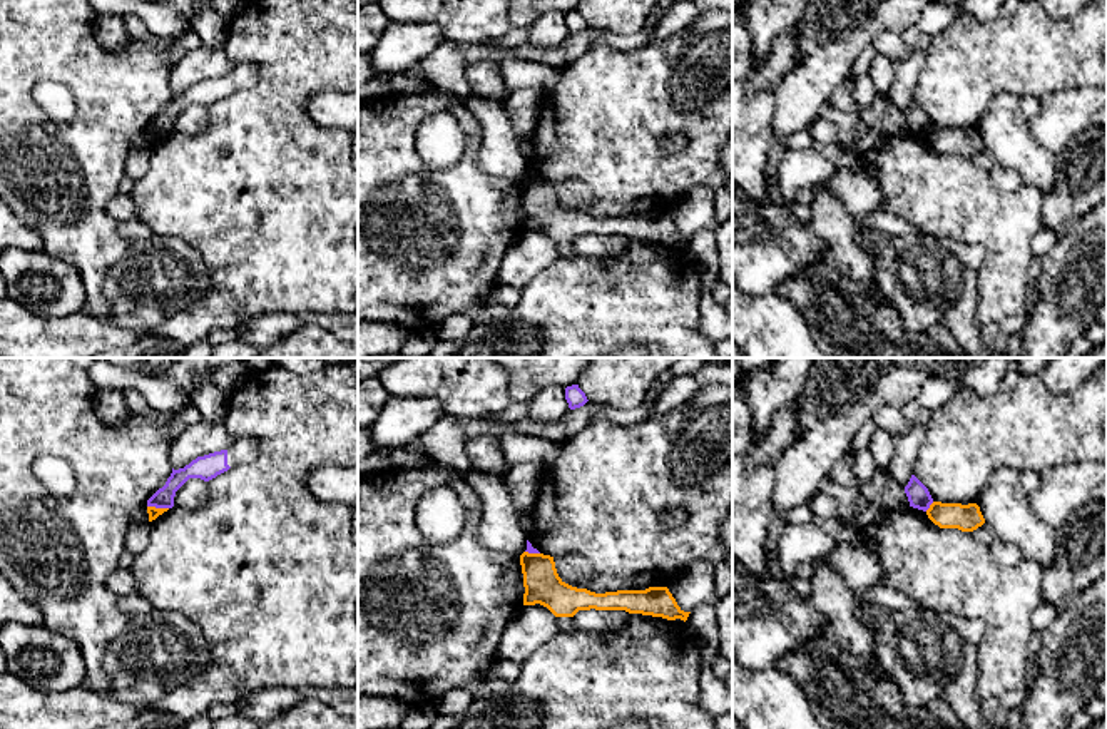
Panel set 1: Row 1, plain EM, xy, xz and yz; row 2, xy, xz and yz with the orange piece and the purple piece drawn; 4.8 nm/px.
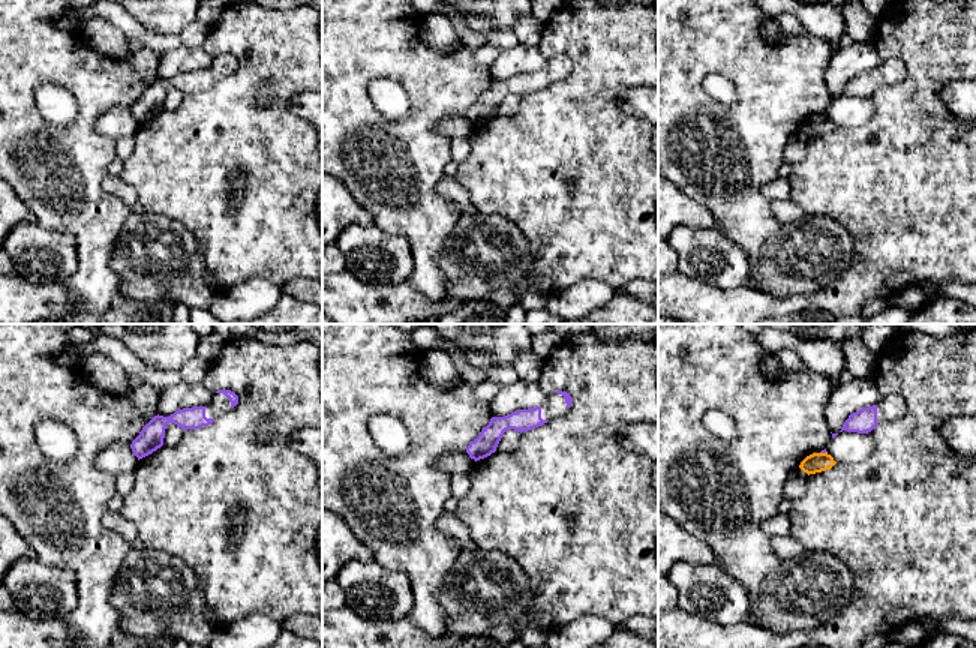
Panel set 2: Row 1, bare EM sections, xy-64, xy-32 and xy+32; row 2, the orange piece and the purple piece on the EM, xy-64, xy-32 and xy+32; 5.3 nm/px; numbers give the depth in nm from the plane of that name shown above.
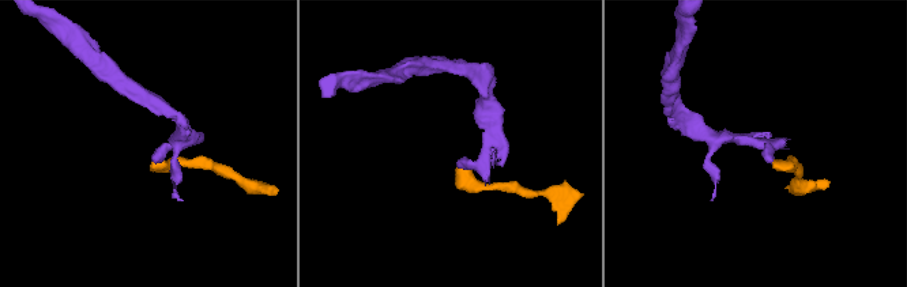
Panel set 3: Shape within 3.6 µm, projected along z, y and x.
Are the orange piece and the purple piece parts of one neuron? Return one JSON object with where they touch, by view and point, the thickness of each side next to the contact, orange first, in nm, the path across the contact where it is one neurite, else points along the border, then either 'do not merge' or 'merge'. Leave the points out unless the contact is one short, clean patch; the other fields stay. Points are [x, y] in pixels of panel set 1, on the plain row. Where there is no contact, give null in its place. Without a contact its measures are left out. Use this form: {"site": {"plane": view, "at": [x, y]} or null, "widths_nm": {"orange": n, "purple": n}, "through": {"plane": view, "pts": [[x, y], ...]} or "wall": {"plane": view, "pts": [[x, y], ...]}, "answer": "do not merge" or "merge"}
{"site": {"plane": "xy", "at": [158, 134]}, "widths_nm": {"orange": 50, "purple": 100}, "wall": {"plane": "xy", "pts": [[147, 131], [168, 134]]}, "answer": "do not merge"}

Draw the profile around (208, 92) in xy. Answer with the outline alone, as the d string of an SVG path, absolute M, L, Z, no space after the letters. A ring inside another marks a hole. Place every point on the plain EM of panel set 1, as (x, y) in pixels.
M239 60L227 75L197 82L184 94L174 95L166 110L159 114L149 125L147 132L172 134L176 117L189 105L201 104L209 107L236 90L244 90L256 85L259 69L253 60Z

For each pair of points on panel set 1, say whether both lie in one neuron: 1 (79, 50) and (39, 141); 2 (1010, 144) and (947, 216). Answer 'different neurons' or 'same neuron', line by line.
1: same neuron
2: different neurons

